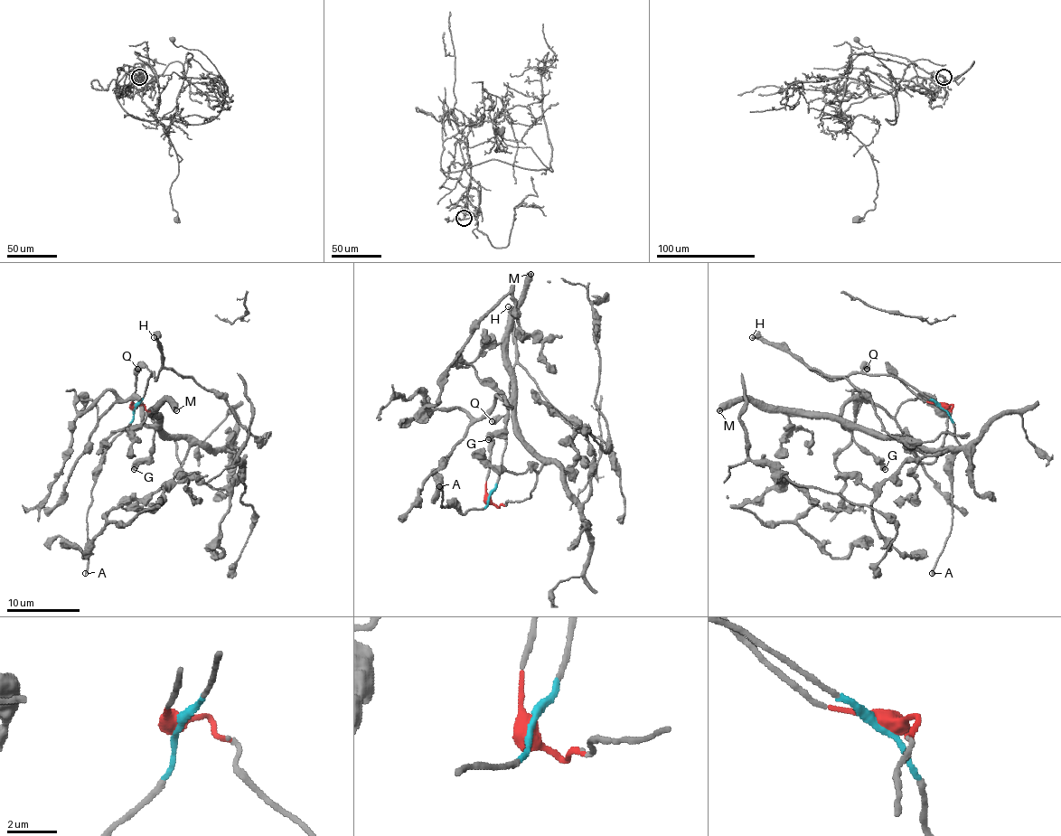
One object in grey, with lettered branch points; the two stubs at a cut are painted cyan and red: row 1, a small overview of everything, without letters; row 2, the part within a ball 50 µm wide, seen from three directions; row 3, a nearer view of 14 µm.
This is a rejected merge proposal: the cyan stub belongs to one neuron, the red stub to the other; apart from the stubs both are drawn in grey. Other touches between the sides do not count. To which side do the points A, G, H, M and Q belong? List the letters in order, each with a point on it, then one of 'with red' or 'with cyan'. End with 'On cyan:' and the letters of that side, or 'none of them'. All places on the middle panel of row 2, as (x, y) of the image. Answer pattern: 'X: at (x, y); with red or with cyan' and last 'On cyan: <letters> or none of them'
A: at (439, 486); with cyan
G: at (488, 439); with red
H: at (508, 306); with cyan
M: at (530, 274); with red
Q: at (492, 421); with cyan
On cyan: A, H, Q

